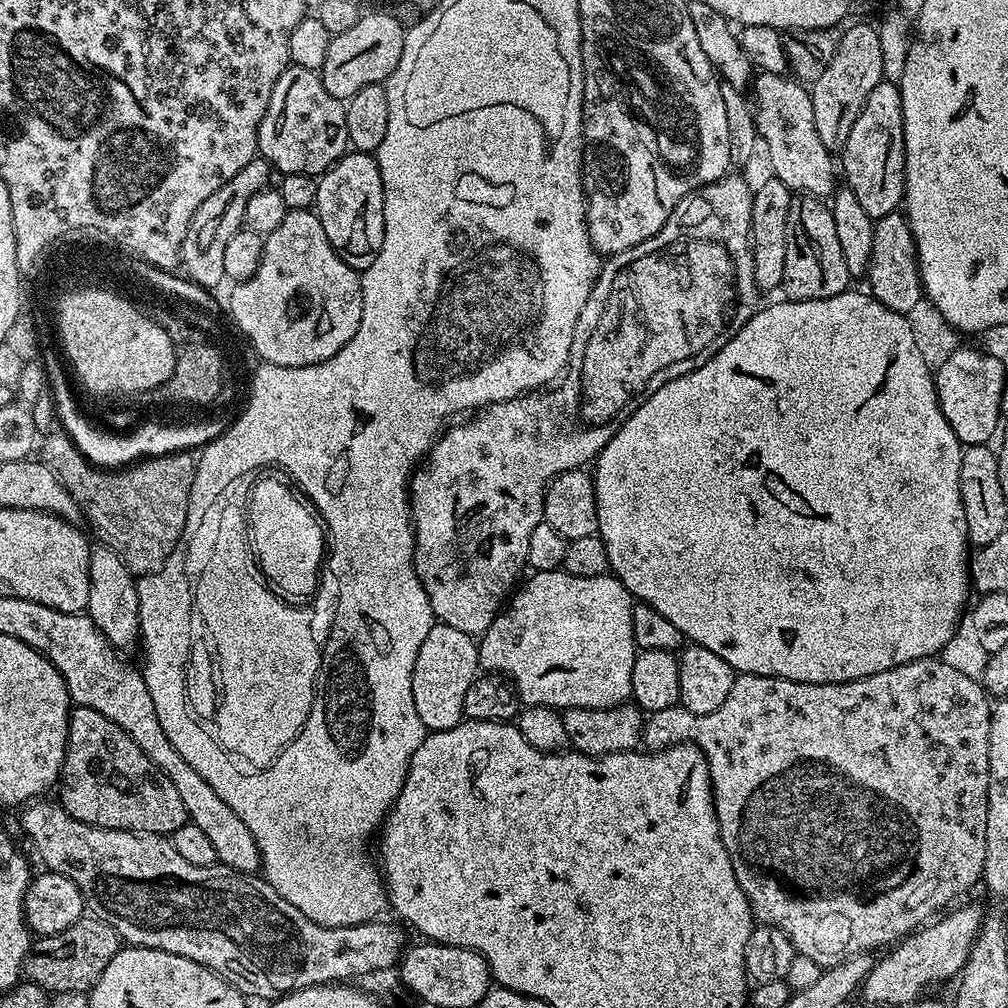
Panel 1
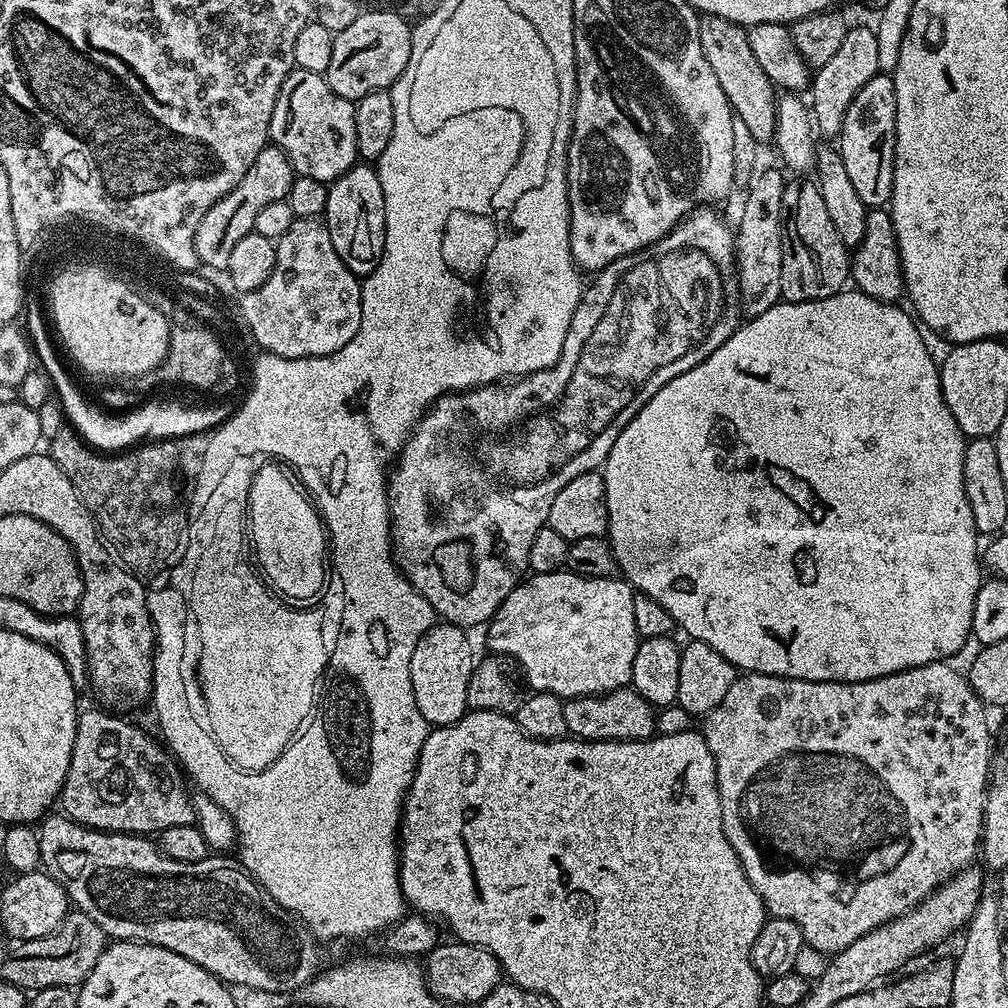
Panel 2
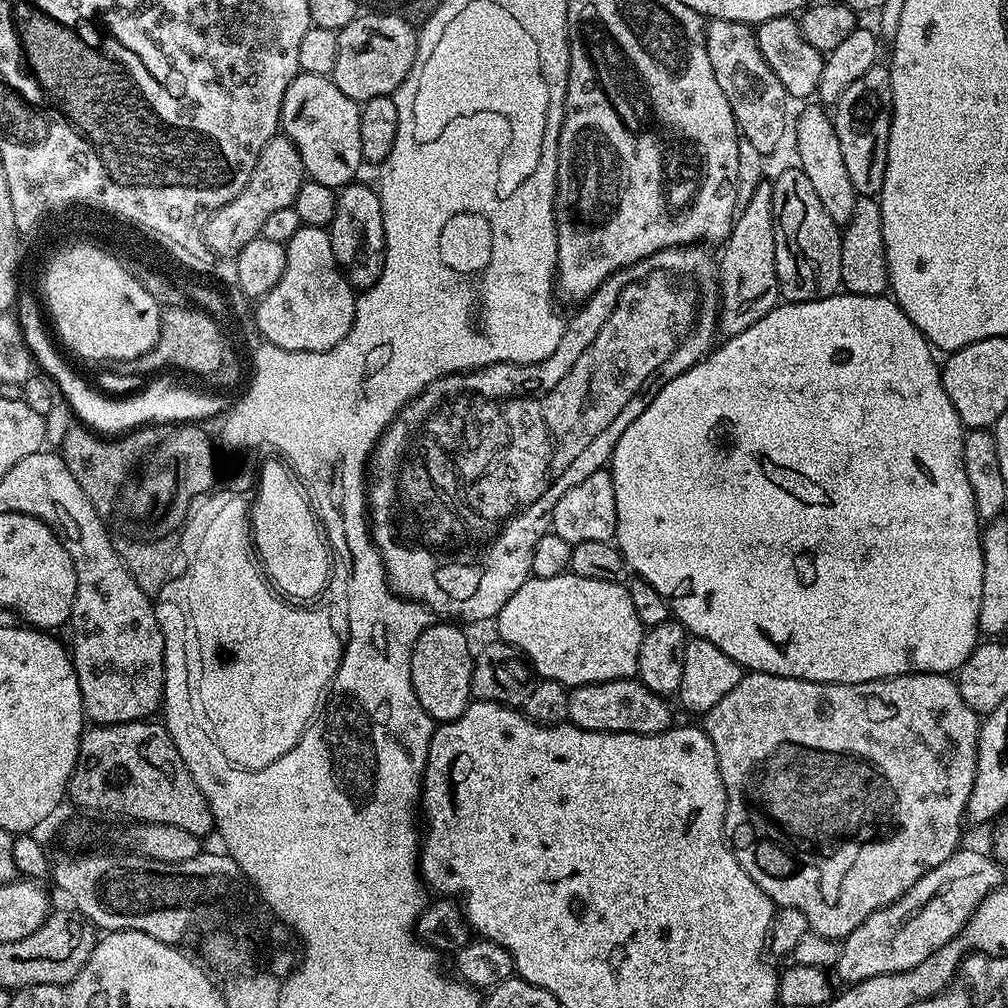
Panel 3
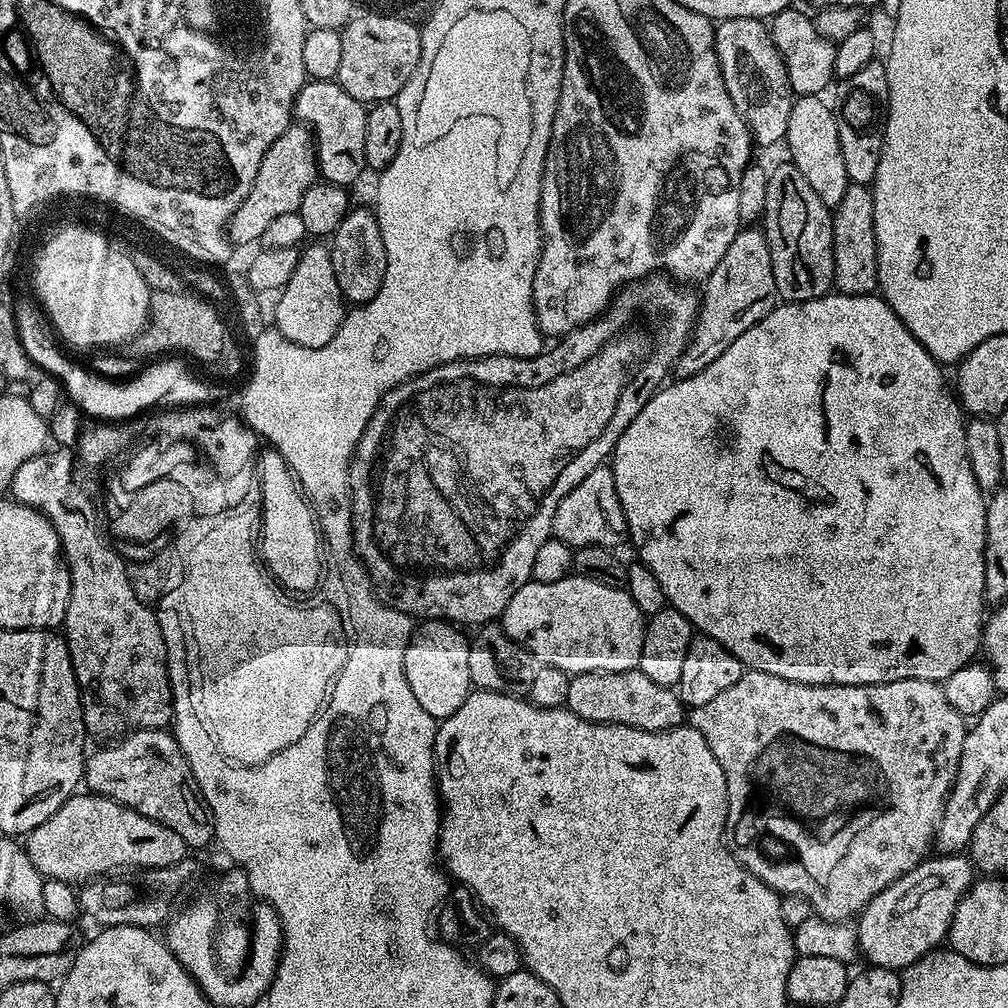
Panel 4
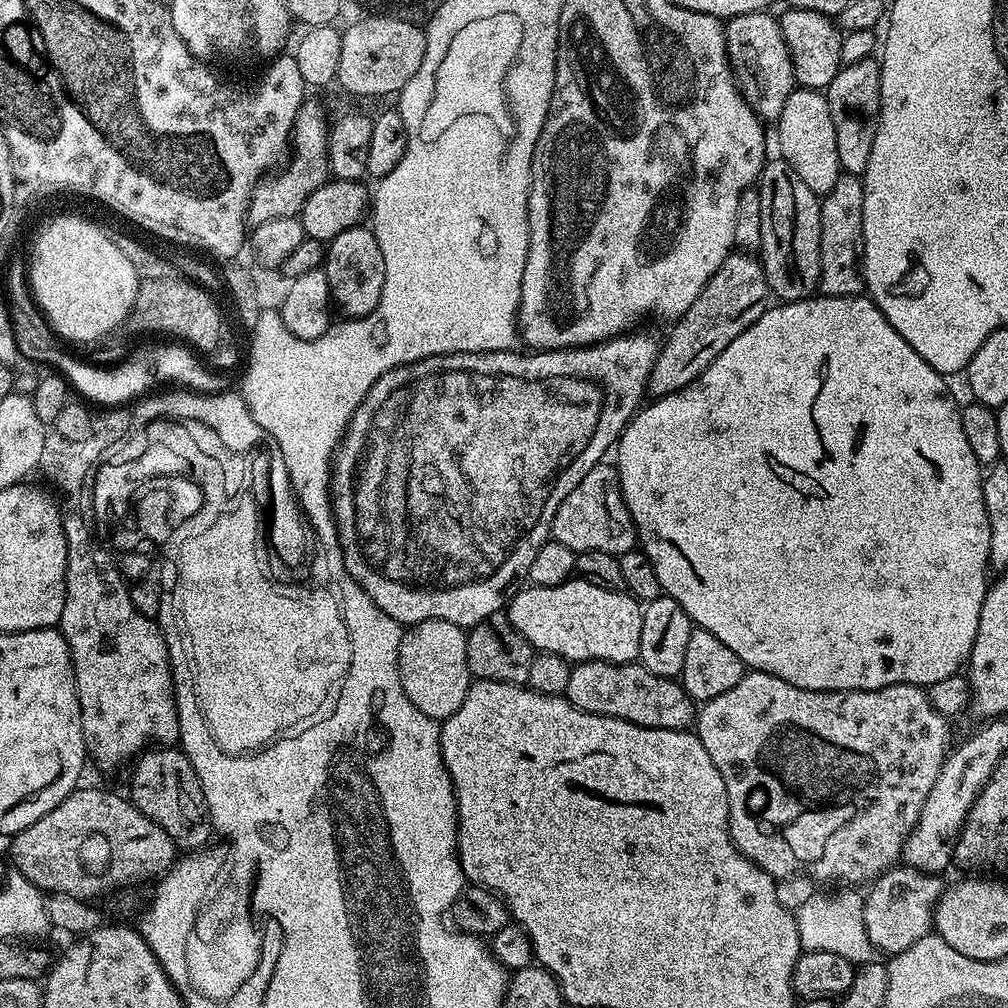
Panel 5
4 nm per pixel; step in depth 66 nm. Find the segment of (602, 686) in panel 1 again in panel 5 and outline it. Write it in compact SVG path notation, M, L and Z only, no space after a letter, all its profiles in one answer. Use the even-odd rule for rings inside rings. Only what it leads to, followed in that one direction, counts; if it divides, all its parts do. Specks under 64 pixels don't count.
M579 578L545 588L524 586L511 597L506 608L506 615L512 627L532 643L533 649L540 652L553 652L569 662L605 660L615 664L631 664L640 655L642 618L644 617L642 604L627 591L602 590L602 586L594 586Z

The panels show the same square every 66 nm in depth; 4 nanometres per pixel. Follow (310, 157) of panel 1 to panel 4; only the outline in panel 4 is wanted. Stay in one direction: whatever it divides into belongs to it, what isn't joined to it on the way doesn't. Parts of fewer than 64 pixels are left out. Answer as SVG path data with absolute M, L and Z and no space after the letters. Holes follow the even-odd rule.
M309 79L296 99L294 116L307 126L316 146L316 167L327 183L352 186L366 172L366 118L368 108L350 98L335 80Z

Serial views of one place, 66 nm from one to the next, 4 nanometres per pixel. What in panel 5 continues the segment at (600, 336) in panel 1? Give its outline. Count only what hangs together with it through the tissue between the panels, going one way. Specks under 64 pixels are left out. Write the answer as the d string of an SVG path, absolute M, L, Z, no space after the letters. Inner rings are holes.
M632 335L617 336L599 344L589 344L582 348L554 348L540 350L535 354L528 354L532 356L523 356L520 350L509 350L507 352L455 352L449 356L427 356L424 360L415 360L413 364L403 364L386 374L382 374L382 378L378 378L378 382L374 382L374 386L370 386L366 398L360 403L358 410L352 415L352 419L349 420L348 430L345 432L344 439L341 440L340 447L337 448L336 455L332 461L330 499L332 501L332 513L336 515L336 533L340 539L340 549L344 552L345 565L348 567L349 573L362 586L362 590L366 590L366 594L370 594L372 601L382 611L390 614L390 618L397 620L401 626L411 626L423 620L445 620L446 622L454 622L460 628L470 630L475 624L488 620L509 603L510 598L516 595L522 582L528 580L528 571L530 570L530 565L534 563L534 554L538 554L538 550L550 538L552 519L558 510L558 506L562 506L566 494L570 494L570 490L574 490L574 486L578 486L578 482L582 482L582 478L586 478L586 474L590 474L590 470L594 465L601 463L605 459L604 451L608 447L609 451L619 441L621 432L627 428L629 420L636 415L642 401L645 399L648 379L651 378L652 370L655 368L658 359L658 344L656 348L656 340L652 336Z

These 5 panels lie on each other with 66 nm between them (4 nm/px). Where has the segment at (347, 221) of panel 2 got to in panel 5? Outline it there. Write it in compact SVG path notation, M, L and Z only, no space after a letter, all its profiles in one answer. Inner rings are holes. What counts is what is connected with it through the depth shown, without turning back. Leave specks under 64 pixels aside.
M357 226L334 237L327 245L322 267L332 291L332 304L340 307L345 317L359 318L376 309L386 282L386 262L371 227Z

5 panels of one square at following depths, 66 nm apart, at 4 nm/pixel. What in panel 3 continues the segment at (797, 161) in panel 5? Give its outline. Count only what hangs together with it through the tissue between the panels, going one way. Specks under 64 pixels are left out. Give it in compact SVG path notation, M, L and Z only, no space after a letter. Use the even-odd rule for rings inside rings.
M819 103L811 104L804 106L809 106L809 108L802 109L800 117L797 120L795 117L794 120L796 156L800 159L797 160L798 166L804 171L806 178L810 178L810 183L814 185L814 191L818 193L822 206L826 206L826 214L834 218L837 226L843 226L854 214L854 206L858 197L854 190L854 182L850 182L846 162L842 159L842 146L838 146L835 119L830 115L827 107Z

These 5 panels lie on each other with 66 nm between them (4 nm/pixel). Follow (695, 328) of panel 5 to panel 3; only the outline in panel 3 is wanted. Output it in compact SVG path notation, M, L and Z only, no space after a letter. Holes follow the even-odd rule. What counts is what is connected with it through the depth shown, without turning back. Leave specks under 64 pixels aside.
M765 182L754 190L750 202L739 209L732 221L732 232L723 241L724 253L718 256L720 278L720 307L722 315L718 325L725 337L737 336L742 330L754 326L781 299L780 283L776 273L776 219L774 218L774 194L771 183Z

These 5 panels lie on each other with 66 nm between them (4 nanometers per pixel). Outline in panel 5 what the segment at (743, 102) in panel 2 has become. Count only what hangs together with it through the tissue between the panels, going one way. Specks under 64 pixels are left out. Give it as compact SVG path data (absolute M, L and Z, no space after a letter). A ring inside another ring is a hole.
M765 10L738 14L724 24L728 62L732 65L732 72L736 76L736 85L739 86L744 101L764 122L779 120L782 106L786 106L786 98L790 98L790 94L798 87L794 62L790 58L786 38L782 38L780 21L770 13L771 11Z

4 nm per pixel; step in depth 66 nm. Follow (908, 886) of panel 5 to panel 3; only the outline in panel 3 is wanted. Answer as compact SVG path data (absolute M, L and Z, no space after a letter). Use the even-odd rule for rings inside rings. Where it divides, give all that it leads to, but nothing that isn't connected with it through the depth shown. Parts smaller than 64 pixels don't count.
M967 846L961 847L942 866L934 866L906 894L899 896L893 904L887 904L885 908L879 908L862 926L844 937L839 945L840 956L837 958L834 967L834 976L837 981L841 980L841 985L851 986L862 982L866 978L875 976L885 976L895 972L908 972L914 967L927 965L932 955L944 952L948 944L967 924L967 920L974 914L977 906L996 888L1005 883L1005 869L991 855L984 852L975 852Z

